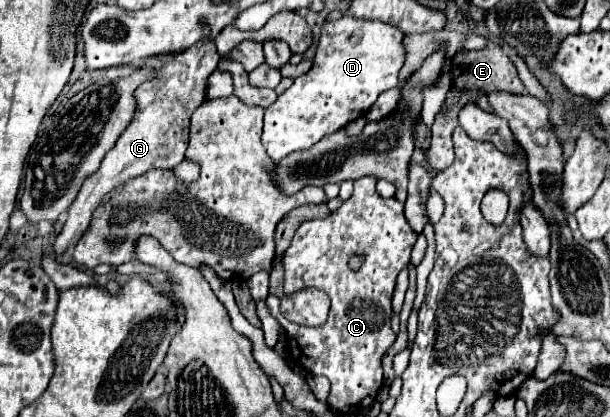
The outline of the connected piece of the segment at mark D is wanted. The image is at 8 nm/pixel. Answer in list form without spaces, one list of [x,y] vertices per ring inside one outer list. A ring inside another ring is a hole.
[[[343,16],[341,20],[325,20],[321,26],[321,38],[315,54],[315,66],[301,78],[293,82],[293,86],[283,92],[271,106],[265,108],[265,124],[263,124],[263,146],[271,160],[281,160],[291,152],[311,148],[323,136],[333,134],[345,128],[349,122],[363,116],[369,106],[379,98],[381,92],[397,86],[397,74],[405,62],[405,46],[403,36],[397,26],[389,26],[387,22],[363,20]]]

